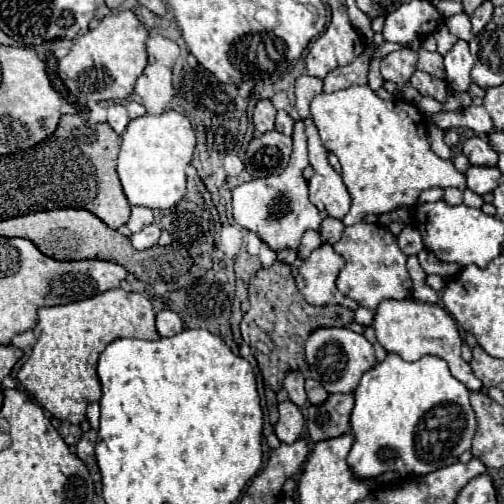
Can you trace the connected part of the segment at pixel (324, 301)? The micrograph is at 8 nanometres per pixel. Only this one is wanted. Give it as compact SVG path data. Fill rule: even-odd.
M330 243L320 245L302 263L296 285L310 305L344 305L356 309L358 303L336 289L338 273L346 261L332 249Z

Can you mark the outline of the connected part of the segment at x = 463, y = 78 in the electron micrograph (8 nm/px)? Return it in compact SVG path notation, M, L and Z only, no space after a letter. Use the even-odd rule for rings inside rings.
M458 41L452 51L444 57L444 67L446 67L446 81L452 85L456 91L468 91L472 79L470 71L474 67L474 59L468 51L466 41Z

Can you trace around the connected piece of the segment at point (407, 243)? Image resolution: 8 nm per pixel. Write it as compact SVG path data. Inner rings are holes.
M406 225L402 229L402 233L398 235L398 245L406 255L418 255L424 249L422 243L422 235L418 233L418 229L414 229L412 225Z

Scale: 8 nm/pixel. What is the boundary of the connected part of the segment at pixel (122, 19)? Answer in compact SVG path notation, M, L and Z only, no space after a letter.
M132 11L106 15L96 29L74 39L70 53L60 59L58 75L80 105L88 101L120 101L134 91L134 83L148 63L148 31Z

